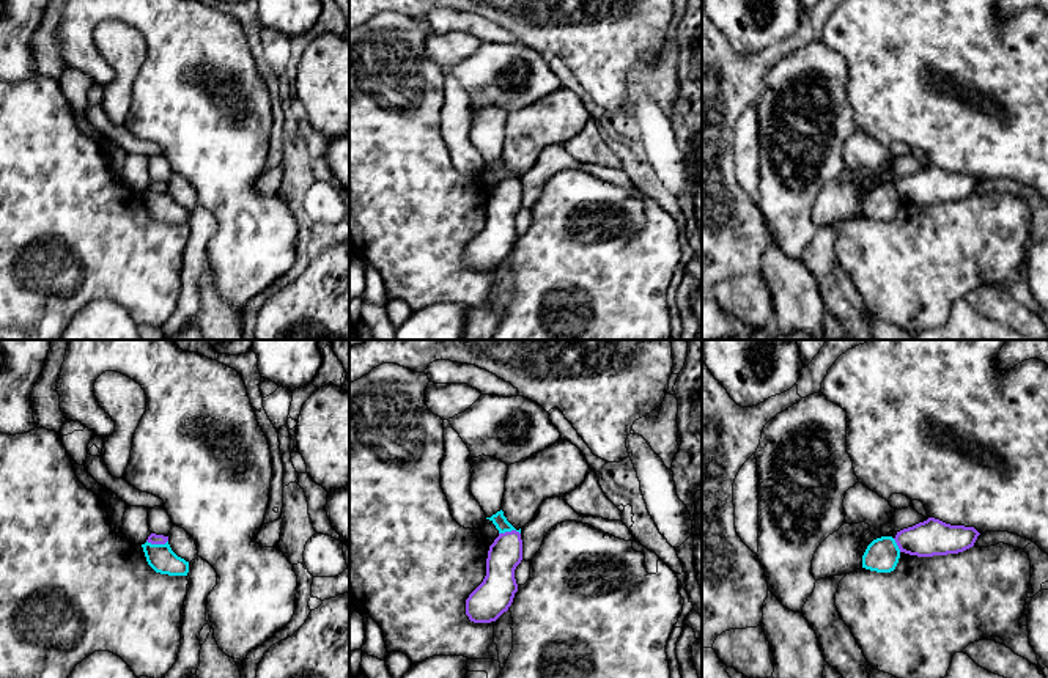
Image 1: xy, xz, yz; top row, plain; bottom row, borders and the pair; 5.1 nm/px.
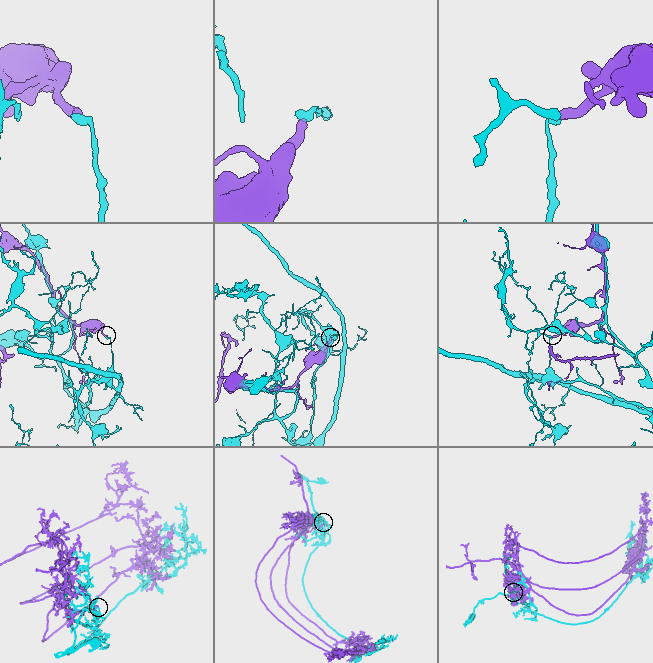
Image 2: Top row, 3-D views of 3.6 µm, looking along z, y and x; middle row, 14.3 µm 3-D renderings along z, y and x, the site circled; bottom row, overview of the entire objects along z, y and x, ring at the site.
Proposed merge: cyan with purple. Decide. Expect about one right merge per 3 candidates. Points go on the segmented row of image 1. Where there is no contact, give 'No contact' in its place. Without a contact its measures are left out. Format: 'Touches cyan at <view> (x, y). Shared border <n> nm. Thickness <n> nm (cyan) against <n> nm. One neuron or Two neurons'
Touches cyan at xy (158, 545). Shared border 110 nm. Thickness 140 nm (cyan) against 60 nm. Two neurons

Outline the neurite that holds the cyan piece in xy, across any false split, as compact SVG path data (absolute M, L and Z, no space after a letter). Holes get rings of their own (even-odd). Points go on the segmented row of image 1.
M168 541L165 544L142 544L148 565L161 574L168 576L187 576L189 573L189 562L178 557Z

